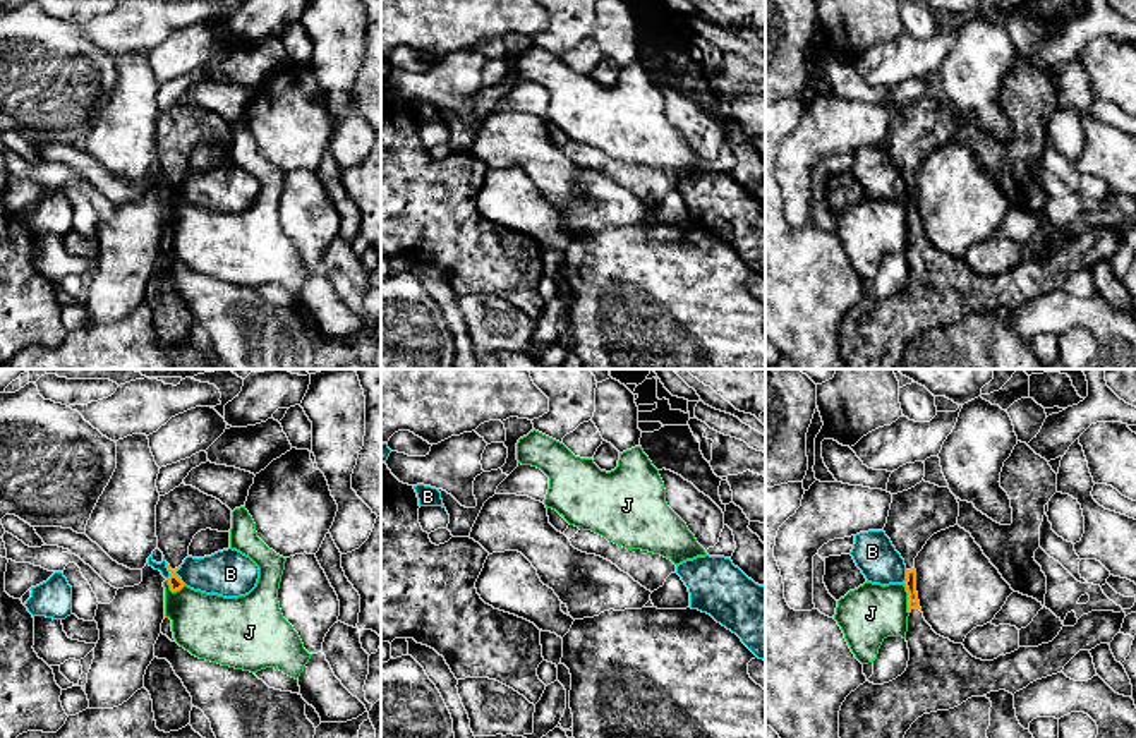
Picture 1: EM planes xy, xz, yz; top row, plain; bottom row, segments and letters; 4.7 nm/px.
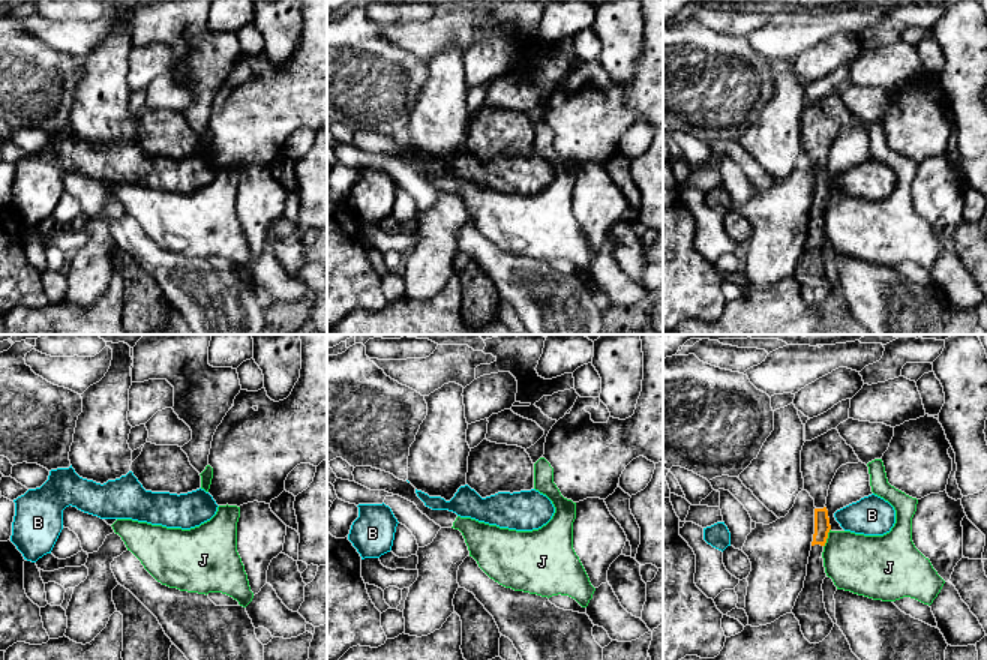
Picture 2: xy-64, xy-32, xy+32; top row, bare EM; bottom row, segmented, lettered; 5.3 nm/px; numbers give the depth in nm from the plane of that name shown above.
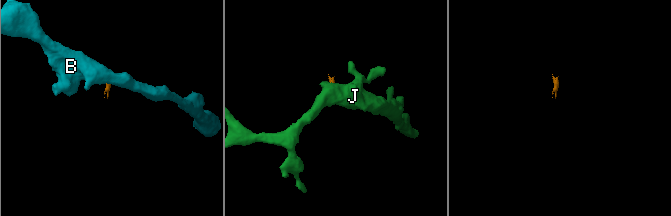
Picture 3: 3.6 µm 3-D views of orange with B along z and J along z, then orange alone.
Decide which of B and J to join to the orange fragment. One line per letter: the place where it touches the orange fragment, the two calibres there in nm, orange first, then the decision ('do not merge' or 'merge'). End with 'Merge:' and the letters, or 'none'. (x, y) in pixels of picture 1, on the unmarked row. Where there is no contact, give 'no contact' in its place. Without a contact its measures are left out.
B: xy (175, 191) | 70/220 nm | do not merge
J: yz (908, 215) | 60/280 nm | do not merge
Merge: none

